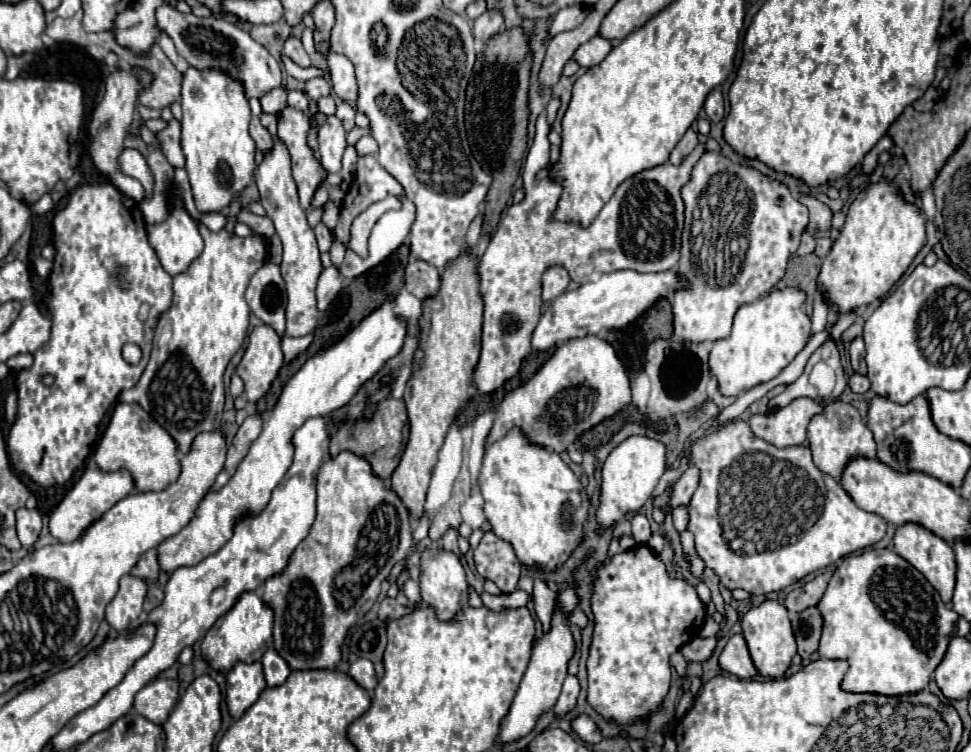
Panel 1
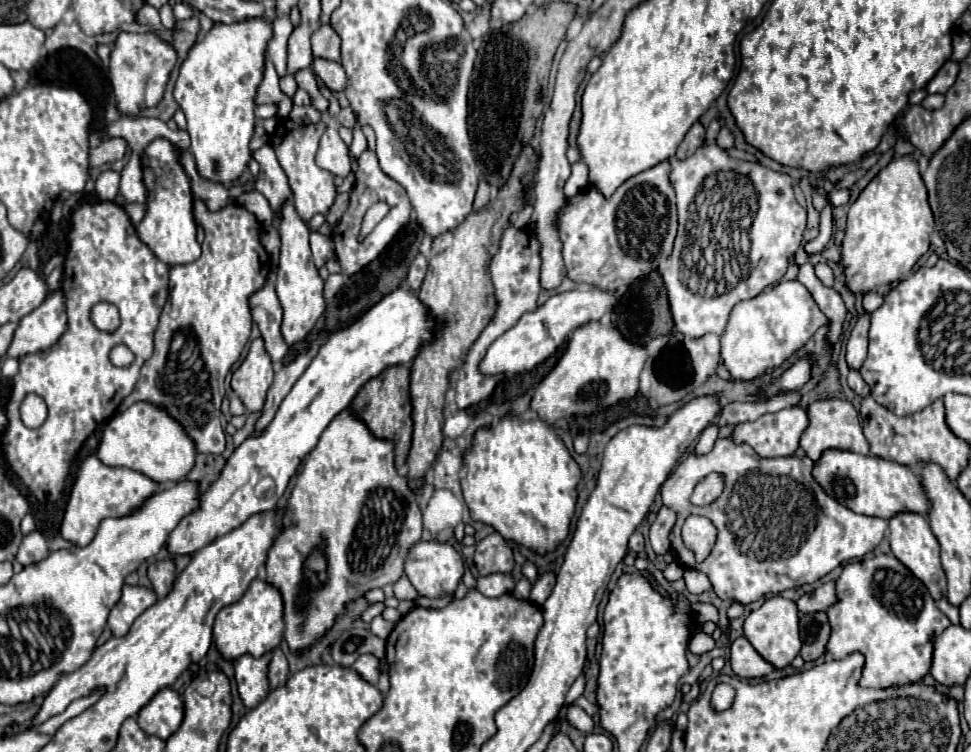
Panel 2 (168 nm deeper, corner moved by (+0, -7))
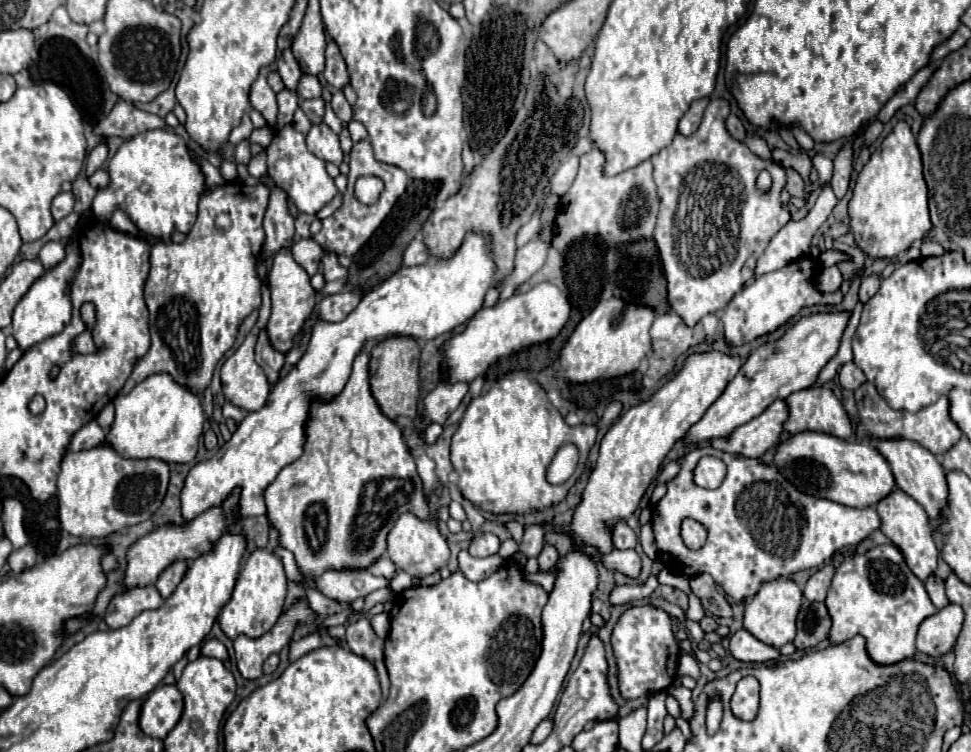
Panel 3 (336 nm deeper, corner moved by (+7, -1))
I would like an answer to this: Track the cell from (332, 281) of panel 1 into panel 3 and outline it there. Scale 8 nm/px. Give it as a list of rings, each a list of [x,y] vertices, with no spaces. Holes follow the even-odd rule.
[[[327,252],[321,262],[323,262],[323,276],[325,276],[325,282],[335,282],[335,280],[347,278],[347,270],[345,270],[343,266],[339,266],[337,256],[335,256],[333,252]]]

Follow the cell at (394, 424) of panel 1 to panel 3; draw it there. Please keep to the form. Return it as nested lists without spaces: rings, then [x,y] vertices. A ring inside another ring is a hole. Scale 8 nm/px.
[[[387,338],[369,350],[369,386],[381,412],[391,418],[401,430],[413,428],[419,400],[419,344],[413,338]]]

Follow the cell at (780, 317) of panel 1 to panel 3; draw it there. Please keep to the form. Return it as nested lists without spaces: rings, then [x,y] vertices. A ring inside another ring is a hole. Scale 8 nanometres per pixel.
[[[797,260],[791,262],[789,266],[775,270],[775,272],[767,272],[763,276],[757,276],[751,284],[747,284],[739,294],[735,294],[735,298],[727,304],[727,308],[723,310],[721,322],[725,328],[725,342],[729,346],[743,346],[745,340],[749,338],[761,338],[767,336],[771,332],[775,332],[779,326],[783,326],[787,320],[791,320],[795,314],[799,314],[803,308],[807,306],[815,306],[815,304],[823,304],[823,306],[837,306],[841,302],[841,292],[835,294],[819,294],[813,286],[813,276],[819,274],[819,266],[809,260]]]

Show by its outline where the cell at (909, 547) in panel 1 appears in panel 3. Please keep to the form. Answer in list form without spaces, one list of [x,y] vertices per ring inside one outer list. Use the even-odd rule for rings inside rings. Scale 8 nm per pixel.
[[[893,490],[887,498],[883,498],[877,504],[877,512],[881,518],[881,532],[901,550],[907,566],[919,580],[927,580],[931,574],[937,570],[937,560],[939,560],[939,548],[933,540],[933,528],[927,520],[925,510],[903,490]]]

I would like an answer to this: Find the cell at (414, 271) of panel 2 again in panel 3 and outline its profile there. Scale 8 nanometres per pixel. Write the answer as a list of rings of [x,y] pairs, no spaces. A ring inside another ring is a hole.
[[[415,238],[403,254],[403,266],[421,266],[423,262],[427,262],[427,258],[429,256],[427,256],[425,244],[421,242],[421,238]]]

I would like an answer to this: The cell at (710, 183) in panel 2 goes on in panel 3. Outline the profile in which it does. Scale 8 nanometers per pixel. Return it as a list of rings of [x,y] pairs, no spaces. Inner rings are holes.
[[[711,100],[705,108],[701,126],[693,136],[683,138],[677,134],[671,146],[663,148],[651,158],[661,200],[661,212],[653,238],[663,262],[671,310],[687,326],[695,326],[703,316],[719,312],[729,304],[729,300],[743,288],[743,284],[753,278],[753,270],[745,268],[747,262],[759,258],[769,246],[771,238],[791,220],[791,212],[781,204],[781,190],[787,182],[785,168],[761,160],[745,144],[733,140],[723,124],[727,114],[729,104],[725,100]],[[761,170],[769,170],[773,178],[773,184],[767,192],[757,188],[757,176]]]

